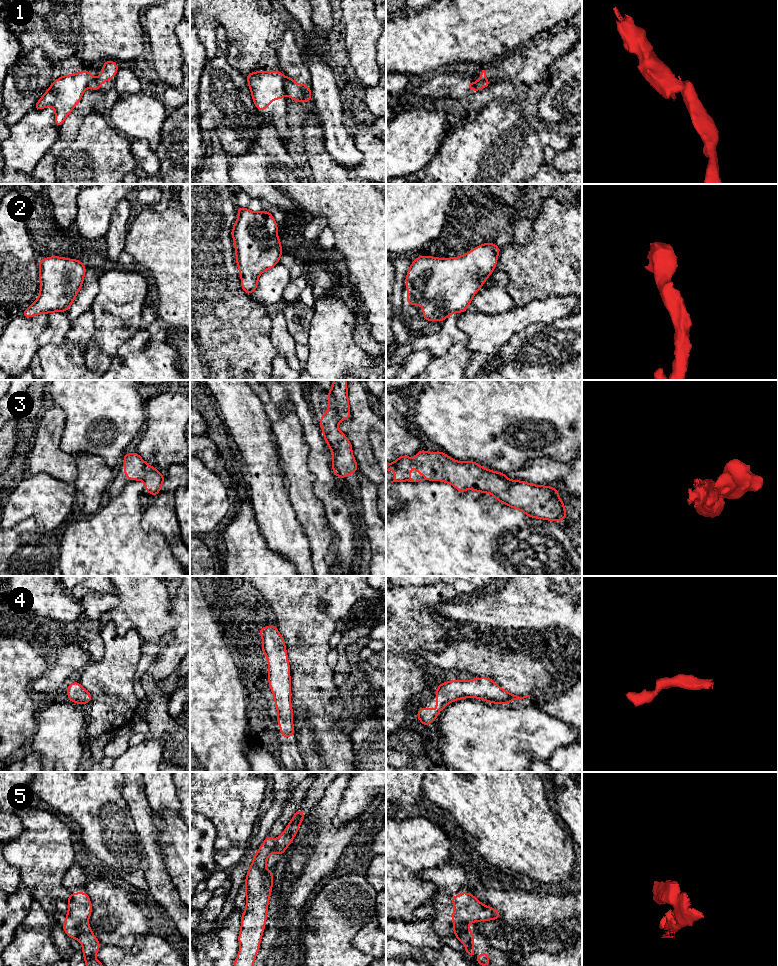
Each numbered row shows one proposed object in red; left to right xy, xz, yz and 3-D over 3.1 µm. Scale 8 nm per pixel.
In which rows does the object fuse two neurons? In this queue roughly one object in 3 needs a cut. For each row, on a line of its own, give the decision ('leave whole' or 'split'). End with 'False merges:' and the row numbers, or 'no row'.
1: split
2: leave whole
3: leave whole
4: leave whole
5: split
False merges: 1, 5

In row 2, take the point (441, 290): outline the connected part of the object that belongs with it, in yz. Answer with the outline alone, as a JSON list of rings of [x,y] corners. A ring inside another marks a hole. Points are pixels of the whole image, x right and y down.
[[[488,242],[466,254],[453,258],[435,258],[419,255],[407,272],[407,304],[421,305],[426,321],[445,321],[452,313],[465,312],[473,296],[481,289],[497,264],[501,247]]]

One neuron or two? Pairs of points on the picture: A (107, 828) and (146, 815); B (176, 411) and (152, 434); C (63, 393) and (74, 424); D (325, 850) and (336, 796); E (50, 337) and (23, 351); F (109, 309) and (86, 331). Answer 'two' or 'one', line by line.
A: two
B: one
C: one
D: one
E: one
F: two

